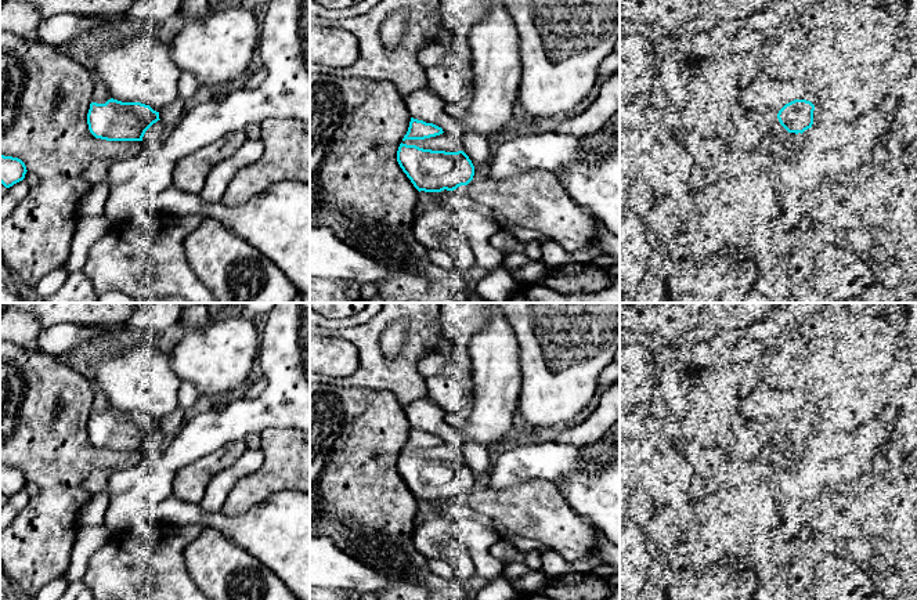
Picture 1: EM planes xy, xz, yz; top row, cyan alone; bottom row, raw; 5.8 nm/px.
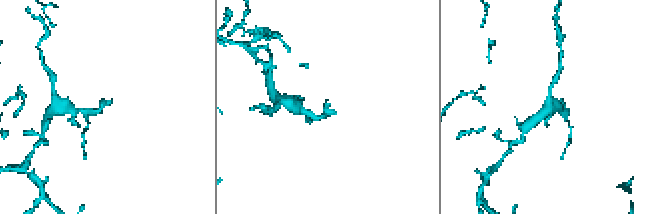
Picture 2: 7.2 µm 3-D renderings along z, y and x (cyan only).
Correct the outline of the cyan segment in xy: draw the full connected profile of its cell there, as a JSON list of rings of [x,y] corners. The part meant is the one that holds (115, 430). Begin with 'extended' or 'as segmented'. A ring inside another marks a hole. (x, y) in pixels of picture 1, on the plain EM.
as segmented; [[[108,409],[105,413],[91,412],[87,423],[87,434],[90,442],[95,448],[106,451],[142,451],[145,441],[156,433],[159,422],[149,415],[141,412],[122,412],[118,409]]]

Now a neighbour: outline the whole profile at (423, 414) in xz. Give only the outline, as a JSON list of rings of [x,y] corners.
[[[427,395],[404,408],[411,427],[433,433],[444,442],[455,447],[466,462],[473,476],[488,474],[492,460],[490,449],[469,442],[458,430],[445,422],[445,412]]]

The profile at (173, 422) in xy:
[[[177,406],[172,413],[159,422],[162,433],[177,433],[184,424],[184,409]]]

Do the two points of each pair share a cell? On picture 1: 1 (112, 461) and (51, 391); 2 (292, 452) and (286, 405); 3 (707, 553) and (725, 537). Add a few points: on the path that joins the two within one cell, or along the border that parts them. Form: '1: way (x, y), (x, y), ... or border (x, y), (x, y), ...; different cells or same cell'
1: way (90, 458), (50, 420), (50, 414); same cell
2: border (295, 427), (267, 427), (260, 434); different cells
3: border (715, 534), (717, 544), (725, 553), (744, 561); different cells

